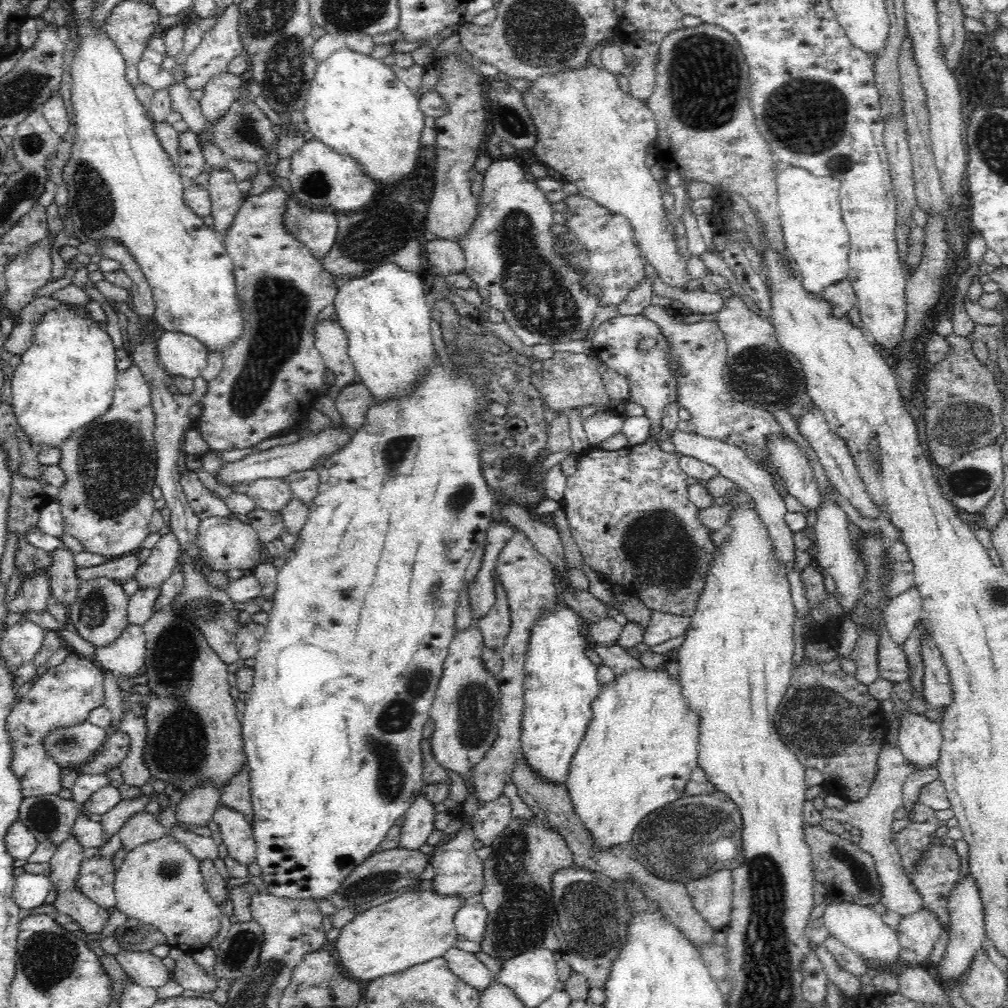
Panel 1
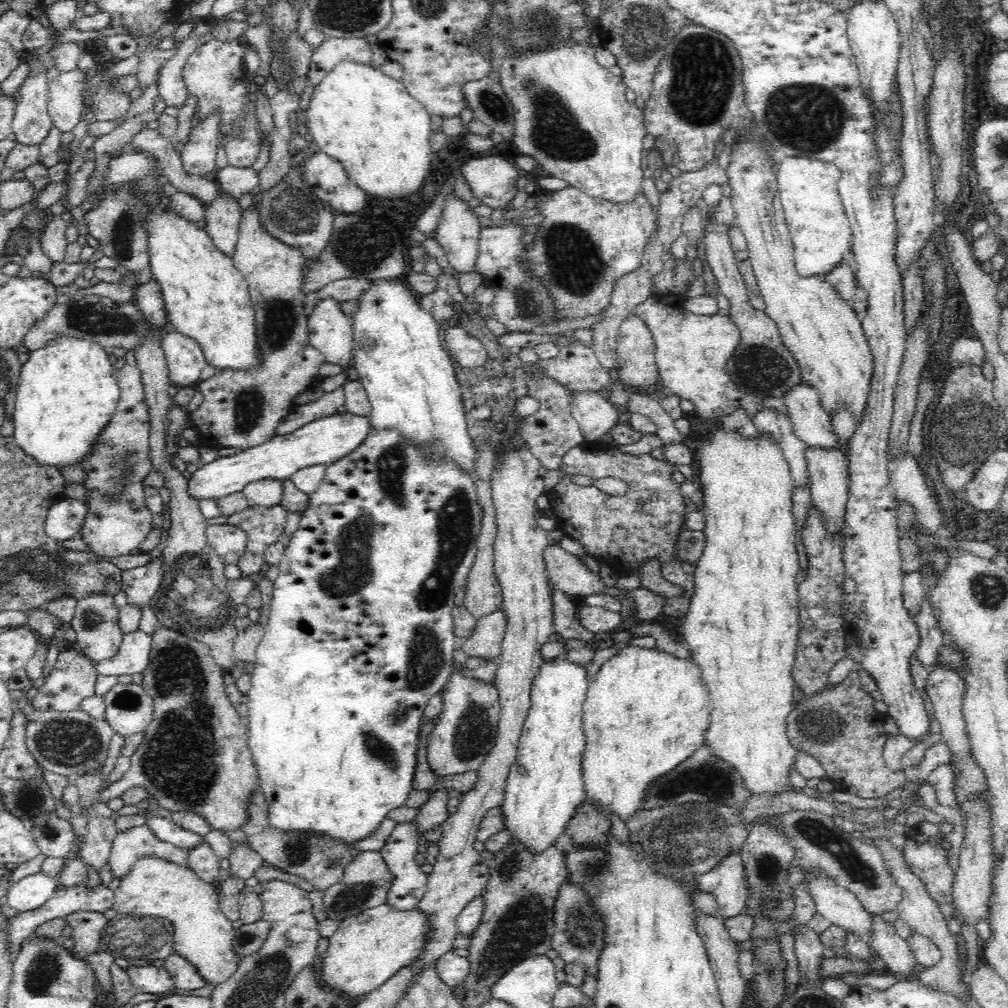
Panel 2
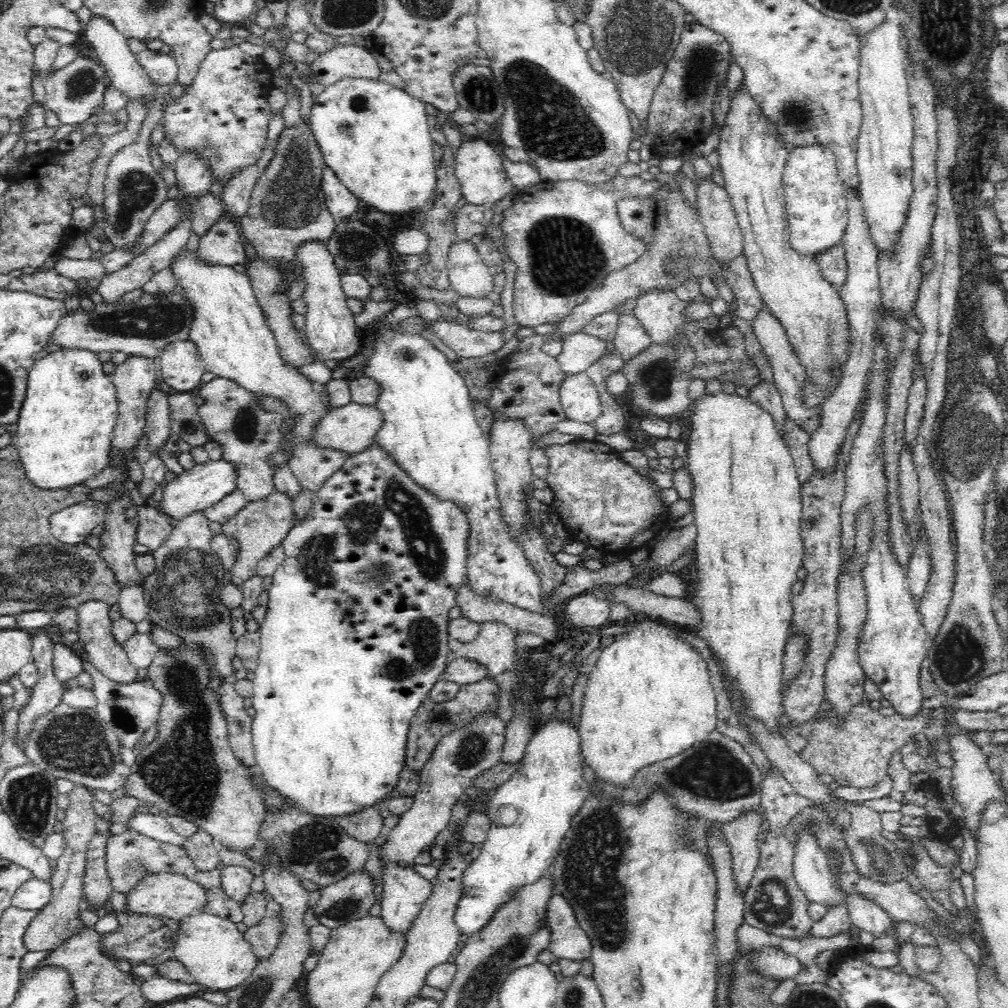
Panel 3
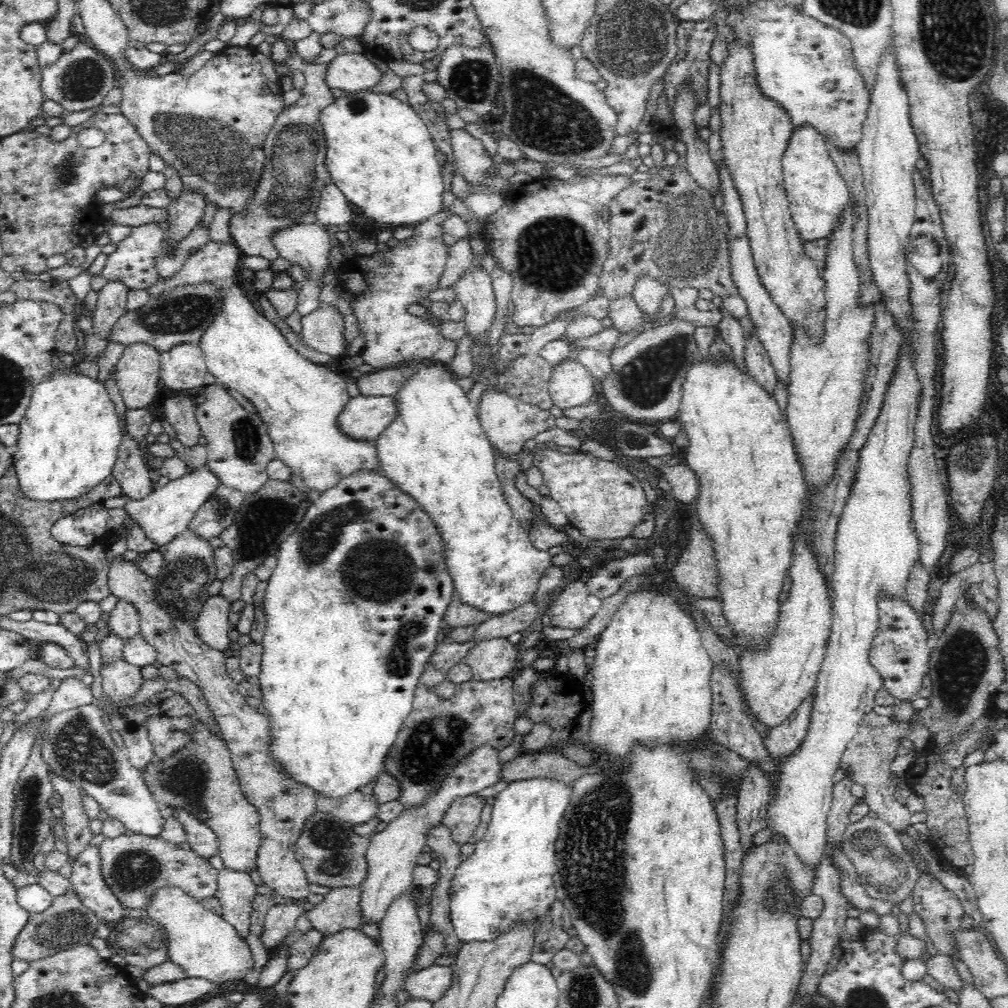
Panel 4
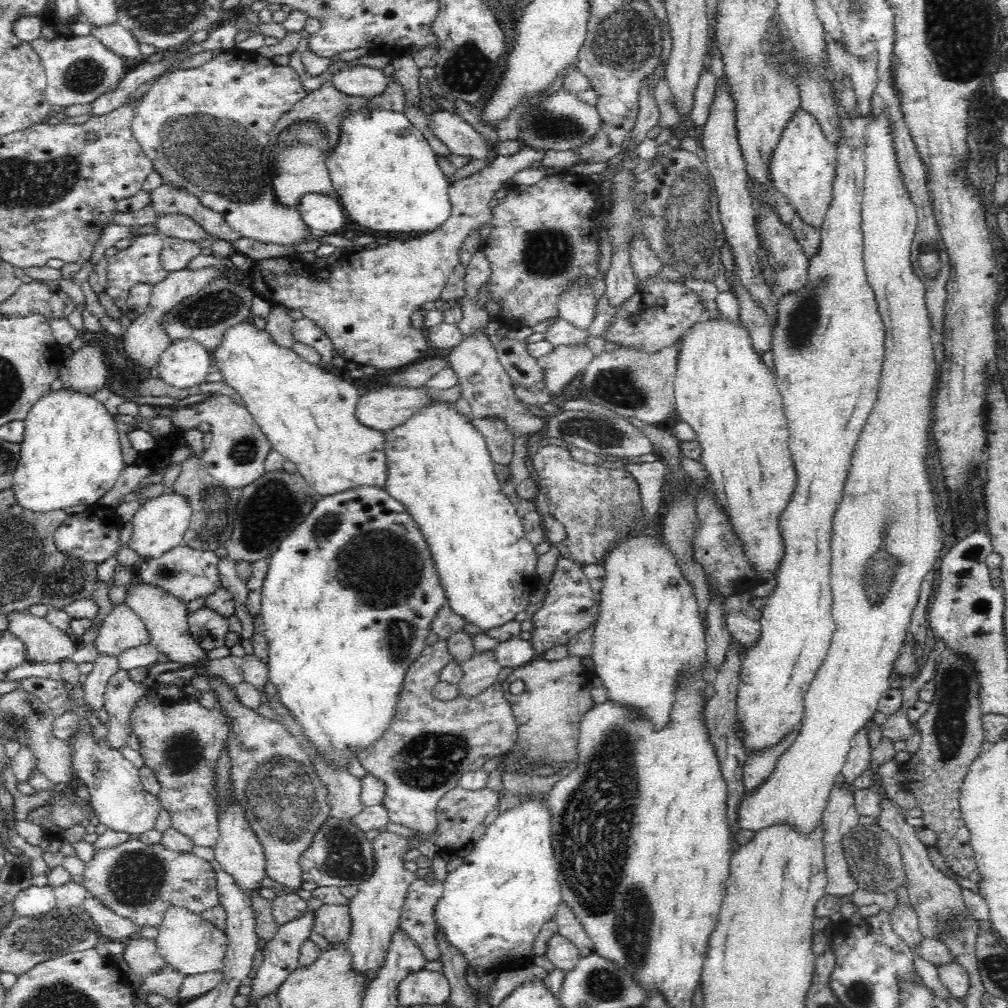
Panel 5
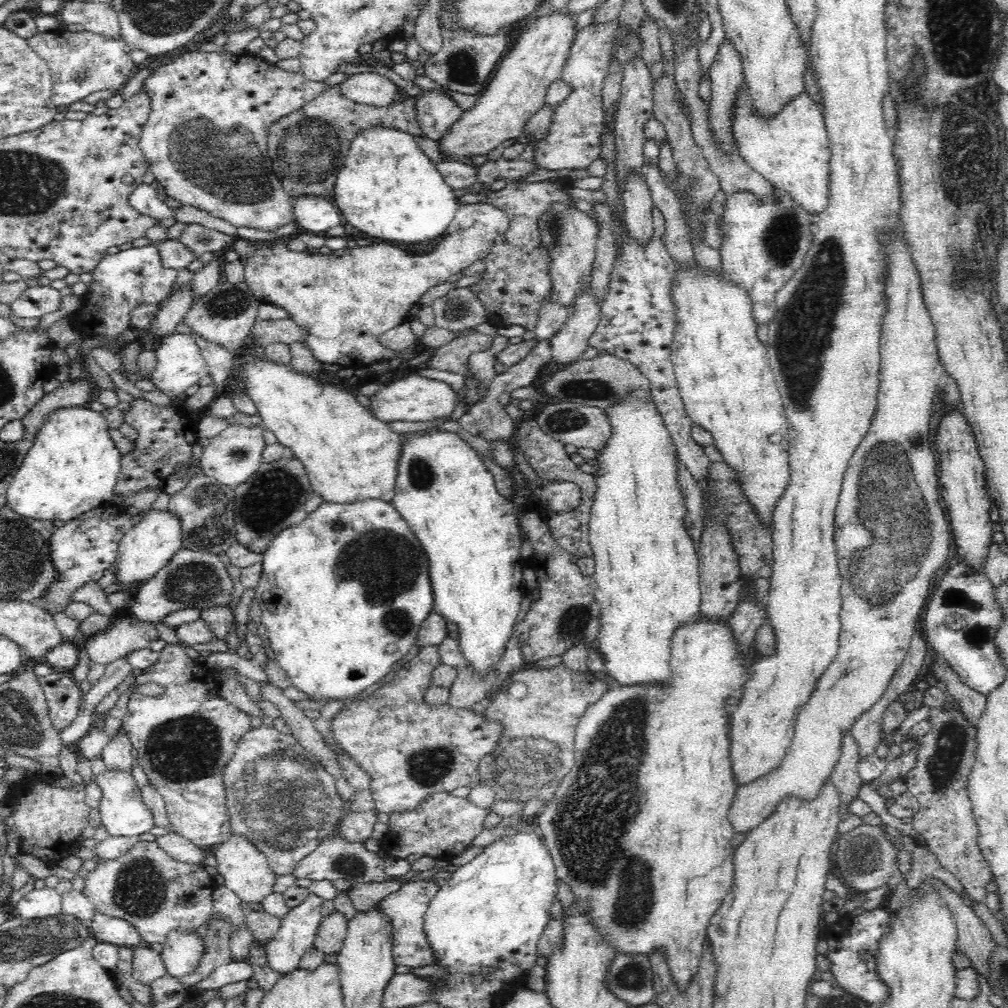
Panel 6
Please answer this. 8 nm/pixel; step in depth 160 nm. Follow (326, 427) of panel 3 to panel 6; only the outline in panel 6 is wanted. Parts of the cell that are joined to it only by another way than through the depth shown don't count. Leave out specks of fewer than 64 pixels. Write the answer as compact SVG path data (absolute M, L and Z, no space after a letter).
M417 372L388 385L381 385L380 392L372 398L372 416L380 423L393 421L426 422L448 417L456 408L456 391L446 382L420 376Z

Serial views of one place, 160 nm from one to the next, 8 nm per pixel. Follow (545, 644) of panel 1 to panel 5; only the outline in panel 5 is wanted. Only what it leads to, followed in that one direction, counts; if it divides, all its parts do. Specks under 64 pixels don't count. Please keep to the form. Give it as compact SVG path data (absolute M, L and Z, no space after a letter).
M528 798L522 800L520 806L499 814L474 844L470 854L463 858L463 864L447 873L443 880L442 897L435 907L436 926L443 930L450 946L465 954L468 964L493 960L506 952L518 952L519 956L523 956L523 964L535 958L536 936L548 920L555 918L557 908L563 904L551 840L550 806L546 808L544 800Z

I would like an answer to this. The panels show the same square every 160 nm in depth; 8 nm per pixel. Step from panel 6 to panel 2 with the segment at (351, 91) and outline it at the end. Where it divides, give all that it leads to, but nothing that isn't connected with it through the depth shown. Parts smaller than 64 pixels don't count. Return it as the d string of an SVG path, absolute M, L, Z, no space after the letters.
M330 37L313 50L308 80L316 86L325 74L341 61L372 65L372 43L359 38Z

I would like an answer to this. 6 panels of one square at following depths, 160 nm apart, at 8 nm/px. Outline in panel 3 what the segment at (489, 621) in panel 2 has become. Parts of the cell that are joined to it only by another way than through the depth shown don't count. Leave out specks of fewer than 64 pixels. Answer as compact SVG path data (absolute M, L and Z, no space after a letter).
M484 622L476 638L466 643L449 638L453 656L476 661L486 667L488 676L508 672L513 662L512 628L501 622Z

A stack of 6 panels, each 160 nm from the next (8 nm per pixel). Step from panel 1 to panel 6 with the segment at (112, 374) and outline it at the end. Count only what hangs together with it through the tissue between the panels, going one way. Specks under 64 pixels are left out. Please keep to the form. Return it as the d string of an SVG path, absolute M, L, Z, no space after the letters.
M68 405L50 410L44 422L34 432L32 444L25 453L20 468L14 473L13 481L9 484L7 505L16 514L32 520L68 522L88 510L110 504L115 494L122 454L110 439L109 430L108 420L103 414L92 412L88 408L80 408L80 405Z

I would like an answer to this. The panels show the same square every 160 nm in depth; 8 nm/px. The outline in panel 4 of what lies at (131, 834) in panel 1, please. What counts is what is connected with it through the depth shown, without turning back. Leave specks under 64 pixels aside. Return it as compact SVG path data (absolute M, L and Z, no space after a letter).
M138 834L108 838L100 844L99 853L104 882L125 910L146 909L150 896L162 885L179 885L200 902L215 897L219 870L193 850L178 848L178 845L168 843L162 838Z

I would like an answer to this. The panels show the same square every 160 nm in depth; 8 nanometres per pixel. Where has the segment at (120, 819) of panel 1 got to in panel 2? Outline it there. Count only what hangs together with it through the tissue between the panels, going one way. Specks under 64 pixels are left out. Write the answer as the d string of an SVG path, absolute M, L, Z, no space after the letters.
M112 814L111 818L91 816L88 824L88 835L81 846L80 855L83 861L100 872L109 862L112 844L119 834L116 820L120 816Z

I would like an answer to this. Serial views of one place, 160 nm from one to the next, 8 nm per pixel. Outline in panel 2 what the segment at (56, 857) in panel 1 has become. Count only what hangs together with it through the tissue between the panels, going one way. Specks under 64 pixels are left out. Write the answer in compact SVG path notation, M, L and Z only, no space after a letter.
M77 910L68 913L65 919L71 928L70 938L74 940L74 955L85 959L92 952L96 952L109 920L102 913L92 913L92 910Z

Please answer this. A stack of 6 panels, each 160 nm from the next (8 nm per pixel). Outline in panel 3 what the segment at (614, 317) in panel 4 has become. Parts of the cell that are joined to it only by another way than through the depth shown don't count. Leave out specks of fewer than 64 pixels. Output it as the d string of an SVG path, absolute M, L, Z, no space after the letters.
M632 312L622 315L615 336L615 351L619 352L624 362L640 356L640 352L644 352L652 344L651 336Z

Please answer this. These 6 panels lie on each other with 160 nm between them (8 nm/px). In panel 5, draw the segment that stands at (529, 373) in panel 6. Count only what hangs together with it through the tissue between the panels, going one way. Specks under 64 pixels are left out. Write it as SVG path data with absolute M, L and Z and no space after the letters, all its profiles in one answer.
M476 418L472 420L472 425L486 440L496 464L509 465L514 460L519 437L510 431L503 418Z

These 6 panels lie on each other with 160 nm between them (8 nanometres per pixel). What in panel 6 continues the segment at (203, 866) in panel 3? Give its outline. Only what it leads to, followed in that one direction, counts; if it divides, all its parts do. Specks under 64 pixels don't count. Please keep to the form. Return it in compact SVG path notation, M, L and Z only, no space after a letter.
M166 645L160 652L158 660L145 668L144 672L138 675L134 680L135 686L140 686L140 684L146 684L149 682L155 683L161 688L165 688L165 693L162 695L161 692L157 696L142 696L138 691L134 691L127 702L127 712L123 717L121 728L128 735L130 742L133 744L133 747L138 751L138 756L136 757L137 764L142 768L146 776L148 777L148 783L152 788L158 791L158 794L162 796L165 803L165 810L169 816L169 823L173 832L179 836L184 836L188 838L195 846L208 848L212 847L215 844L219 844L220 841L220 830L222 830L222 825L228 822L227 818L227 809L225 806L225 785L223 780L224 770L228 765L228 761L233 758L233 753L236 750L236 746L240 738L245 734L245 732L251 728L250 726L250 715L247 712L240 710L240 708L232 705L228 700L221 698L218 695L219 689L219 679L214 676L215 669L208 668L206 665L200 665L199 661L194 662L194 656L187 648L182 645Z

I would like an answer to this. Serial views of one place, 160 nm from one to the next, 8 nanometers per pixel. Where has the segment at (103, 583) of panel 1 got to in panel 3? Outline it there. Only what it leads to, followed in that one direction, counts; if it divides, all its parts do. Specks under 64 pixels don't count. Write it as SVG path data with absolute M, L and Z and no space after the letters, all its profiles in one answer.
M87 600L78 605L77 633L82 642L84 659L92 663L104 676L120 684L132 684L138 678L138 669L130 663L127 652L122 644L116 641L111 634L112 621L108 616L110 605L104 601Z

